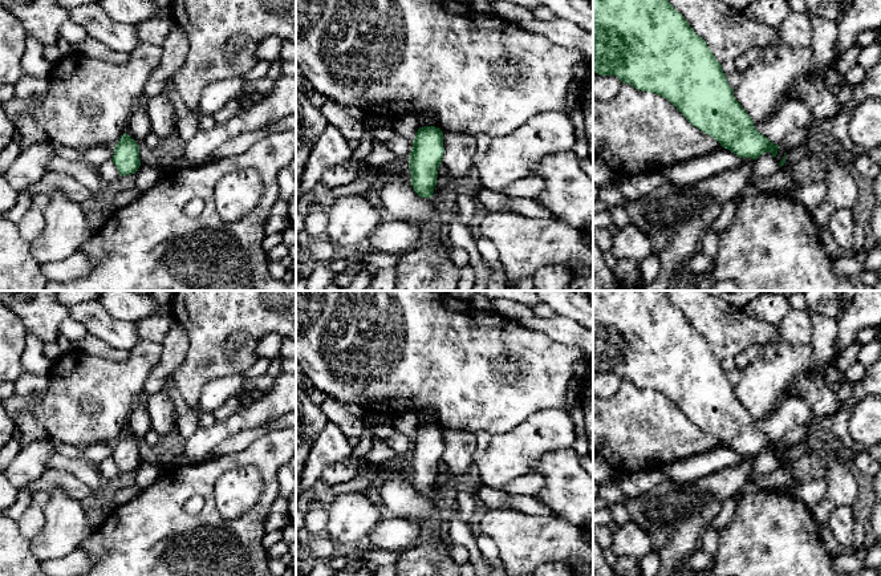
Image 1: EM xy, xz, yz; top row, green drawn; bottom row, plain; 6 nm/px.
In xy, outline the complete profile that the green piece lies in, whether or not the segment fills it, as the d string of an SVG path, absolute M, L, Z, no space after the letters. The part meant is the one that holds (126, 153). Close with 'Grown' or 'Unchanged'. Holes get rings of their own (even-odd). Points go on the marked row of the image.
M123 134L114 147L111 162L115 165L121 177L135 174L141 166L139 146L129 135Z. Unchanged

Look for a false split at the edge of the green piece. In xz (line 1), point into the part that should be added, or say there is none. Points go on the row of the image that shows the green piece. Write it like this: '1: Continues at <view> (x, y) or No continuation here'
1: No continuation here

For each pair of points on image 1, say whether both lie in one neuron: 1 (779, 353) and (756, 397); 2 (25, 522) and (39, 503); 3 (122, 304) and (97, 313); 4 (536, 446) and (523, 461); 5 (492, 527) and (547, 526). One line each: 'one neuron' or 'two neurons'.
1: one neuron
2: one neuron
3: two neurons
4: one neuron
5: one neuron

